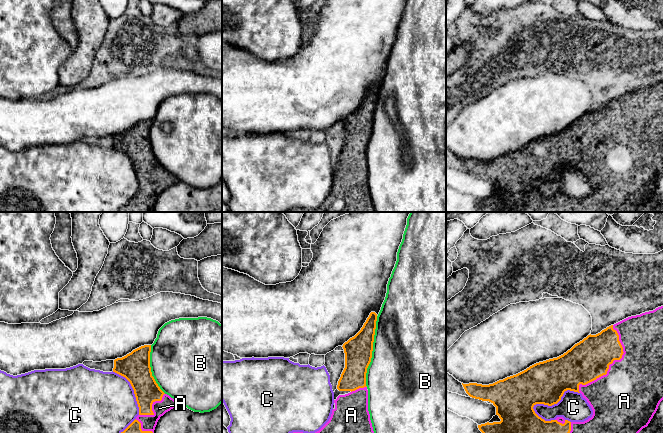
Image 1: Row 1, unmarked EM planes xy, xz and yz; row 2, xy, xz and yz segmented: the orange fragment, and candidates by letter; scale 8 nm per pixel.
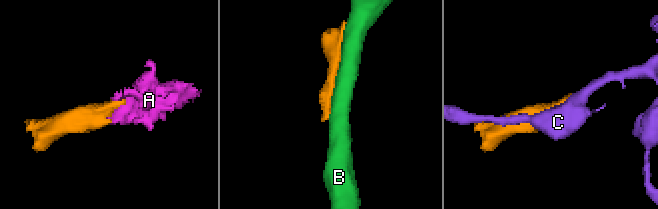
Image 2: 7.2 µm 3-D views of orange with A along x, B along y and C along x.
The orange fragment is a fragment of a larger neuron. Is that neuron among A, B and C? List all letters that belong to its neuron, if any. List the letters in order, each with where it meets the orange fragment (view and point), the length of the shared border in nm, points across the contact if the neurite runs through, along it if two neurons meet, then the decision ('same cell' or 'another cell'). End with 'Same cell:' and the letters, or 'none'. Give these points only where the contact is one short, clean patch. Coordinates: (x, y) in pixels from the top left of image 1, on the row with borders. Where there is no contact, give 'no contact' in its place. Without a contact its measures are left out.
A: contact yz (610, 363); length 600 nm; same cell
B: contact xz (372, 350); length 550 nm; another cell
C: contact yz (557, 402); length 400 nm; another cell
Same cell: A

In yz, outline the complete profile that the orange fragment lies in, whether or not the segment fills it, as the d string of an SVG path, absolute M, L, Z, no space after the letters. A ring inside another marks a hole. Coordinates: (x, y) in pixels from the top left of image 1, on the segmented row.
M663 306L656 308L653 311L645 312L640 315L628 317L614 325L607 327L596 335L588 335L579 343L575 344L570 350L563 355L549 359L543 362L536 363L526 370L499 380L493 384L482 385L477 383L463 384L466 393L475 399L489 401L496 407L496 415L501 419L500 422L485 423L478 425L482 433L639 433L643 428L647 427L656 413L660 402L663 400ZM570 390L581 393L583 398L587 400L593 410L591 418L584 422L570 422L563 417L557 417L555 420L545 421L539 417L533 407L536 404L544 404L552 406L557 404L564 392Z

